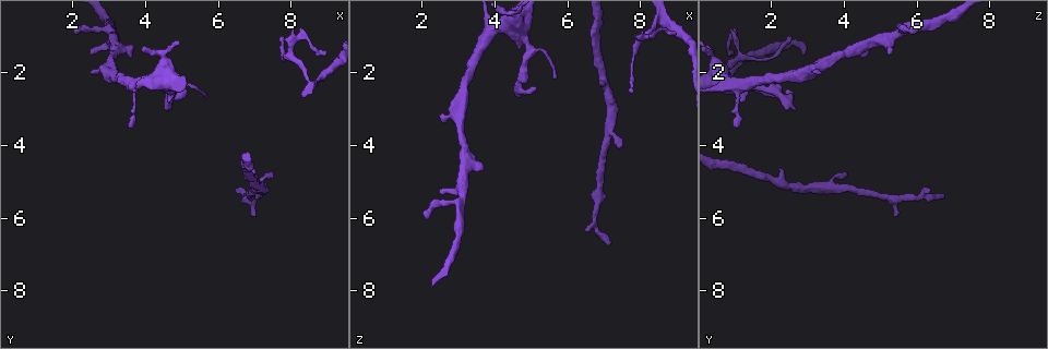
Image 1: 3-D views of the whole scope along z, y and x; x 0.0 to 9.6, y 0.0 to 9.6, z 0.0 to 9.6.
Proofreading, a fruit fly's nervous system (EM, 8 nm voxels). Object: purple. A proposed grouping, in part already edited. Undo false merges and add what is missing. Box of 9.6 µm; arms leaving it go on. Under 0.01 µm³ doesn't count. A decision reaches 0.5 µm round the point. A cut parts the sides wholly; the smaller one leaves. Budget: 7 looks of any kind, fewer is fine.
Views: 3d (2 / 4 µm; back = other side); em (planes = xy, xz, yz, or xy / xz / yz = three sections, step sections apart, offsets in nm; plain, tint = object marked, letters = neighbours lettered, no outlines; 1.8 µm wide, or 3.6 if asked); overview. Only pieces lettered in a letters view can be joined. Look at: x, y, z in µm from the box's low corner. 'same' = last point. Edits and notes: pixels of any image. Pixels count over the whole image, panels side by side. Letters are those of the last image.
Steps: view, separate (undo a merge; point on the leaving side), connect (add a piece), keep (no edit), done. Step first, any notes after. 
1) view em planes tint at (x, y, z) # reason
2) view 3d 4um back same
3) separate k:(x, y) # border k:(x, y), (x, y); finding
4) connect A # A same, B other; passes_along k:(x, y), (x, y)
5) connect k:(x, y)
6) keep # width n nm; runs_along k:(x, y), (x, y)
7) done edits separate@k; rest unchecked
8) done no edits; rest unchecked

view 3d 4um back at (7.10, 5.50, 6.70) # tapers out

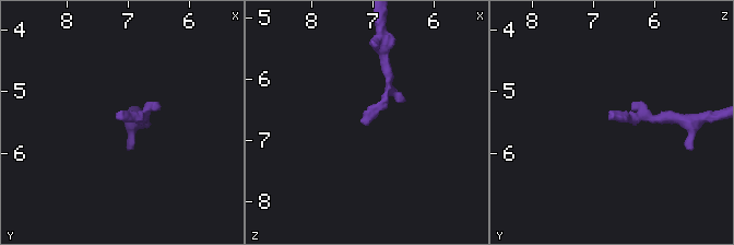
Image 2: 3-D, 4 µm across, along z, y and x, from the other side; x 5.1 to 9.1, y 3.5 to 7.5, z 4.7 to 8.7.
view em yz step 4 tint at (7.15, 5.45, 6.70)

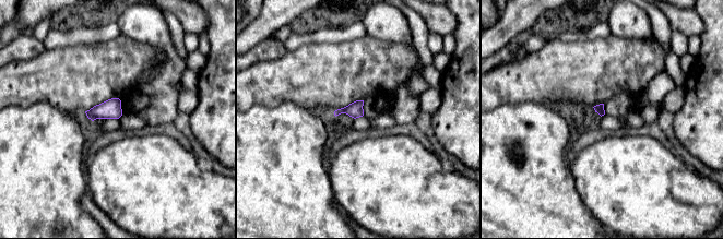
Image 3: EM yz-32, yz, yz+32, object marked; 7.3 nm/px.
view em xz step 16 letters same

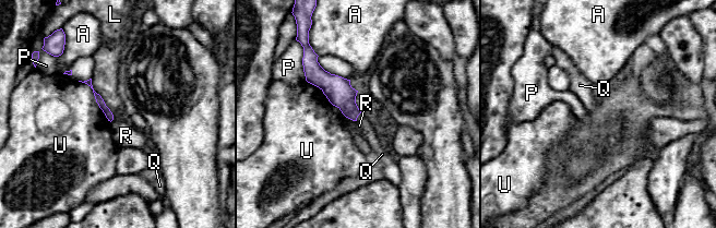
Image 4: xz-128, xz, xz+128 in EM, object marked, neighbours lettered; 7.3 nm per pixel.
keep # A other, L other, P other, Q other, R other, U other; border 4:(362, 112), (356, 121); no lettered piece goes on from it

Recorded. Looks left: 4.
view em planes plain at (7.50, 4.80, 3.95) # free end

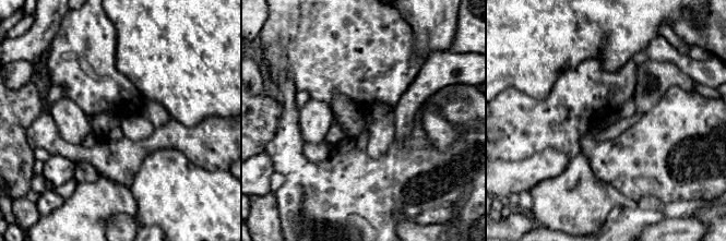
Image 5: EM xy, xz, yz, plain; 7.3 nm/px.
view em planes tint same

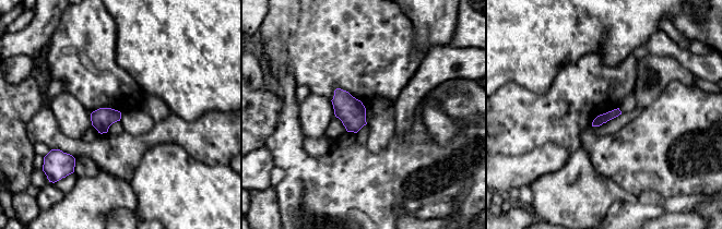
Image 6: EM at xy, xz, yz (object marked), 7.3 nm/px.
view em planes letters same

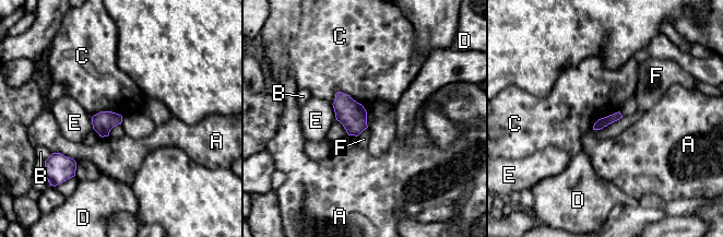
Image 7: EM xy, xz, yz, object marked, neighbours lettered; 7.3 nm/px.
keep # longest_contact C 280 nm; A other, B other, C other, D other, E other, F other; border 7:(334, 94), (348, 94), (367, 111); no lettered piece goes on from it

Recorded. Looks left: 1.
done no edits; rest unchecked

